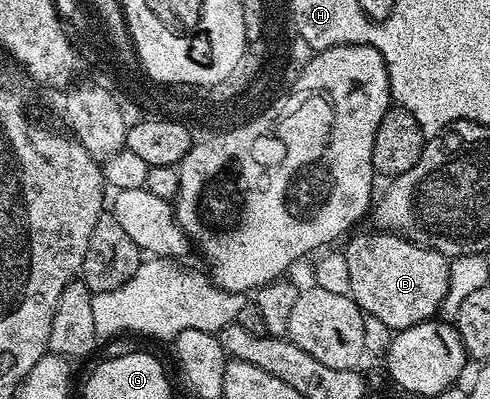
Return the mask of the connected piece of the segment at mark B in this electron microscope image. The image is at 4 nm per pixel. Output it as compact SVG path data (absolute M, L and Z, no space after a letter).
M353 233L342 250L350 271L350 297L365 315L378 316L394 332L435 319L446 296L449 259L397 234L371 233Z

